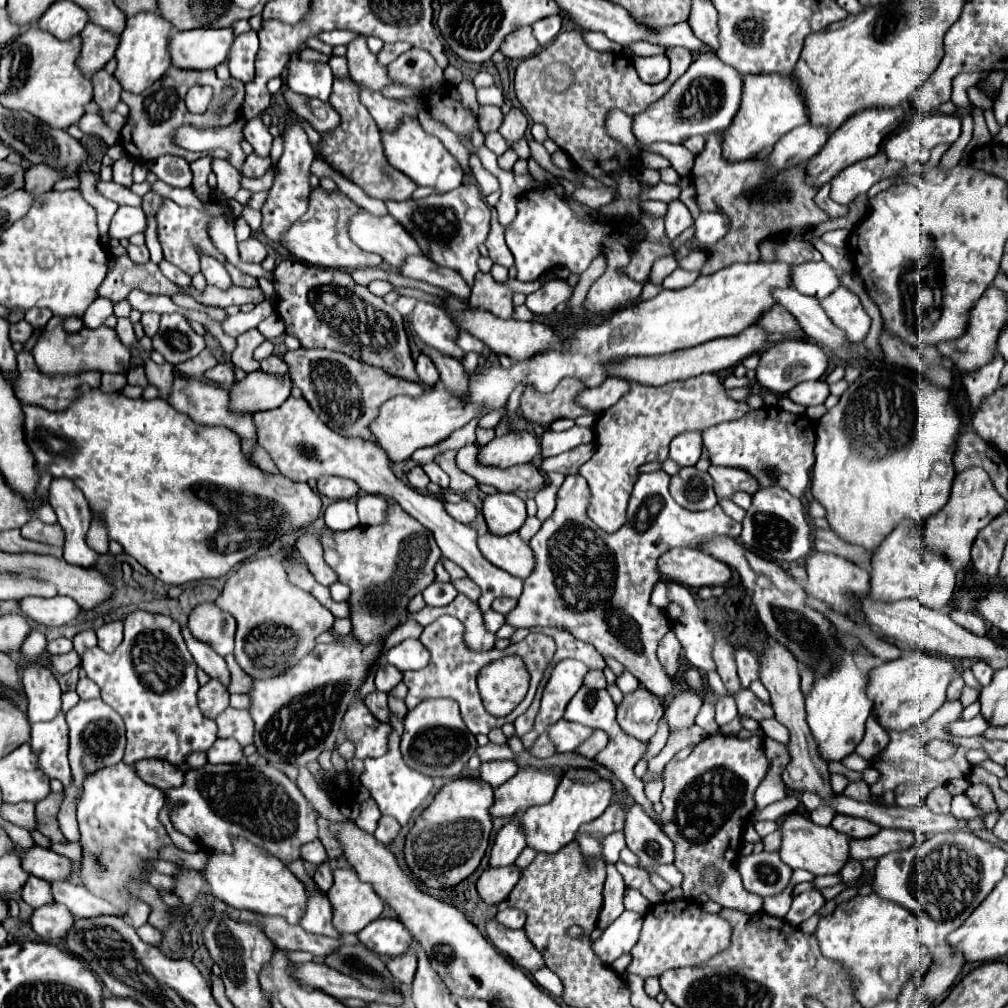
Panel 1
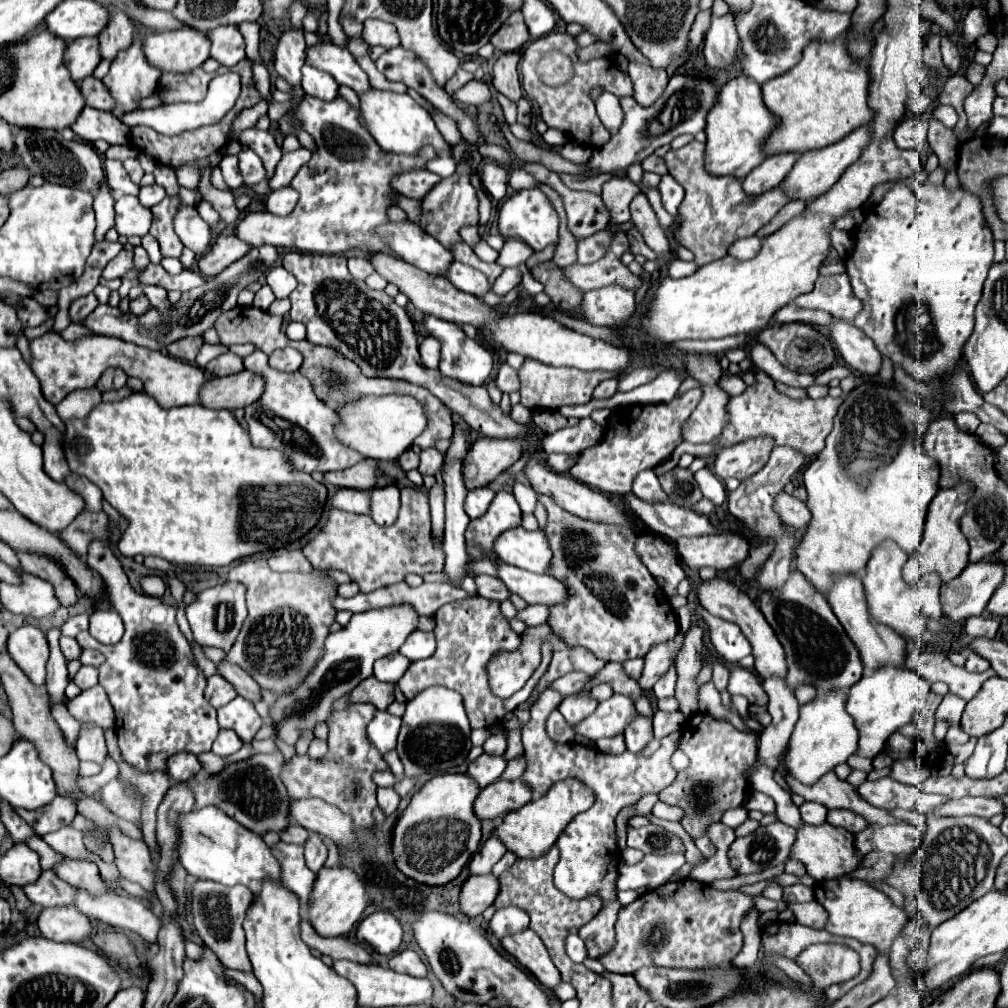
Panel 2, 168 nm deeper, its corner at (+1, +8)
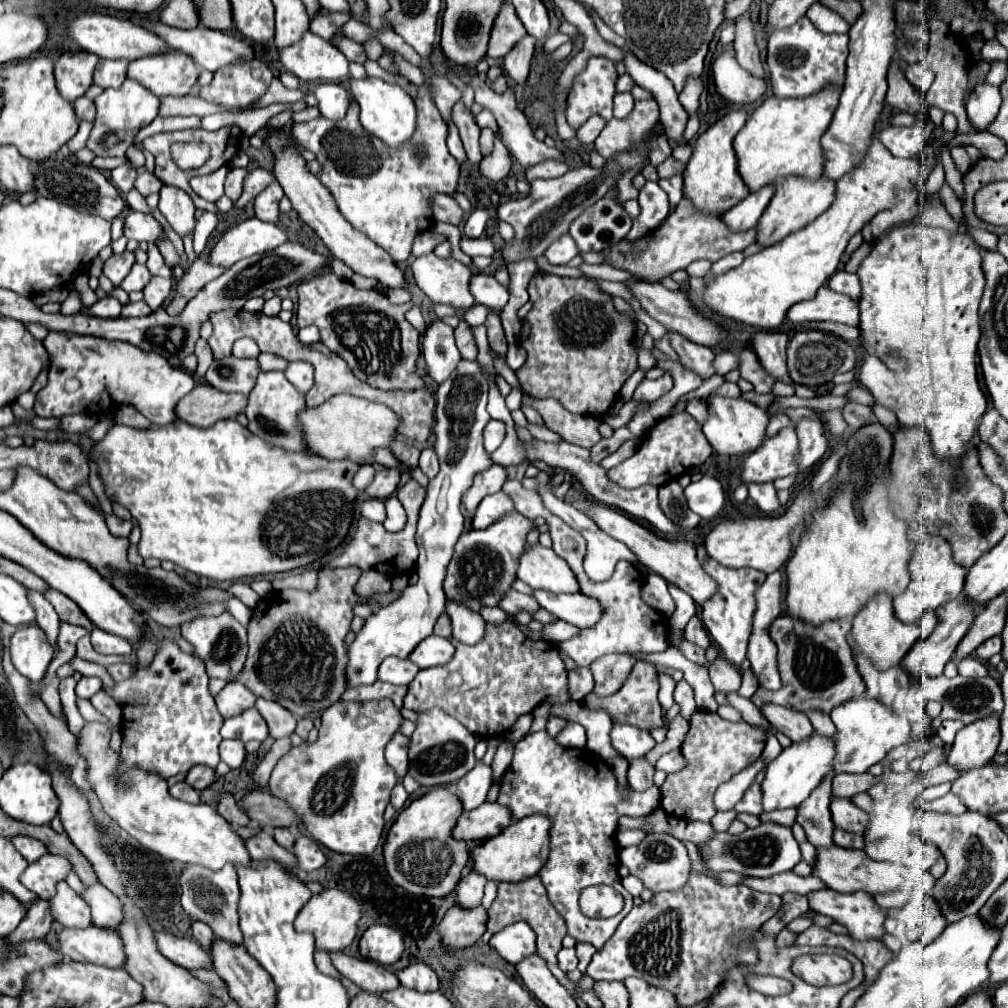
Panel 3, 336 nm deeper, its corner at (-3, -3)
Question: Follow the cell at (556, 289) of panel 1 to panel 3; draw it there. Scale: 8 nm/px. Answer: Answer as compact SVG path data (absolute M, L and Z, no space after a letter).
M626 283L626 287L630 289L632 297L642 305L642 309L644 309L652 319L656 319L658 323L662 323L666 331L684 335L686 339L690 339L690 341L694 341L694 343L700 343L700 345L708 345L708 347L714 345L714 343L718 343L718 341L724 337L724 333L722 333L722 329L720 329L718 325L714 325L712 321L704 319L702 315L698 315L698 313L690 307L690 303L688 303L688 299L684 297L684 293L680 293L680 291L668 291L668 289L664 289L660 283Z

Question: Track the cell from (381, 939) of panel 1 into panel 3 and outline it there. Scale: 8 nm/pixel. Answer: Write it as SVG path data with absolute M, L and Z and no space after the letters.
M372 925L360 937L360 955L380 965L394 965L404 953L400 931L388 925Z

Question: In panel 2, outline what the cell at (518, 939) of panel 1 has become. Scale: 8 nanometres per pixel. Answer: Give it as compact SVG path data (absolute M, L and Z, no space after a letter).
M524 930L518 936L504 938L502 946L524 968L528 968L544 988L554 990L560 984L560 980L562 980L560 972L552 964L550 956L548 956L548 950L544 948L540 936L536 936L532 930Z

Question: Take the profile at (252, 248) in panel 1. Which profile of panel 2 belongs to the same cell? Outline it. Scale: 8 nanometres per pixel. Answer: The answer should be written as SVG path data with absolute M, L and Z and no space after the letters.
M220 236L210 250L198 258L196 262L196 270L200 272L200 276L216 276L222 268L226 268L228 264L236 262L238 258L242 258L246 252L250 250L248 244L242 244L242 240L234 238L234 236Z

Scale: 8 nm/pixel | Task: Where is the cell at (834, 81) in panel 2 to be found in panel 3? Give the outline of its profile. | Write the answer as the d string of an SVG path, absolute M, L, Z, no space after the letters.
M828 83L828 87L822 87L816 95L798 99L768 97L754 109L744 131L736 135L736 155L740 157L740 171L750 191L788 175L804 175L810 179L822 175L826 165L822 137L832 123L840 93L842 87L838 83Z

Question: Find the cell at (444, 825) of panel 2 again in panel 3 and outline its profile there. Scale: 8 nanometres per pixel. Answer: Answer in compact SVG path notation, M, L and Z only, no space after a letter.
M434 787L426 795L412 801L388 831L384 857L386 871L392 881L408 893L426 897L446 897L460 883L462 869L470 859L468 843L452 837L458 817L462 815L460 799L446 787Z

